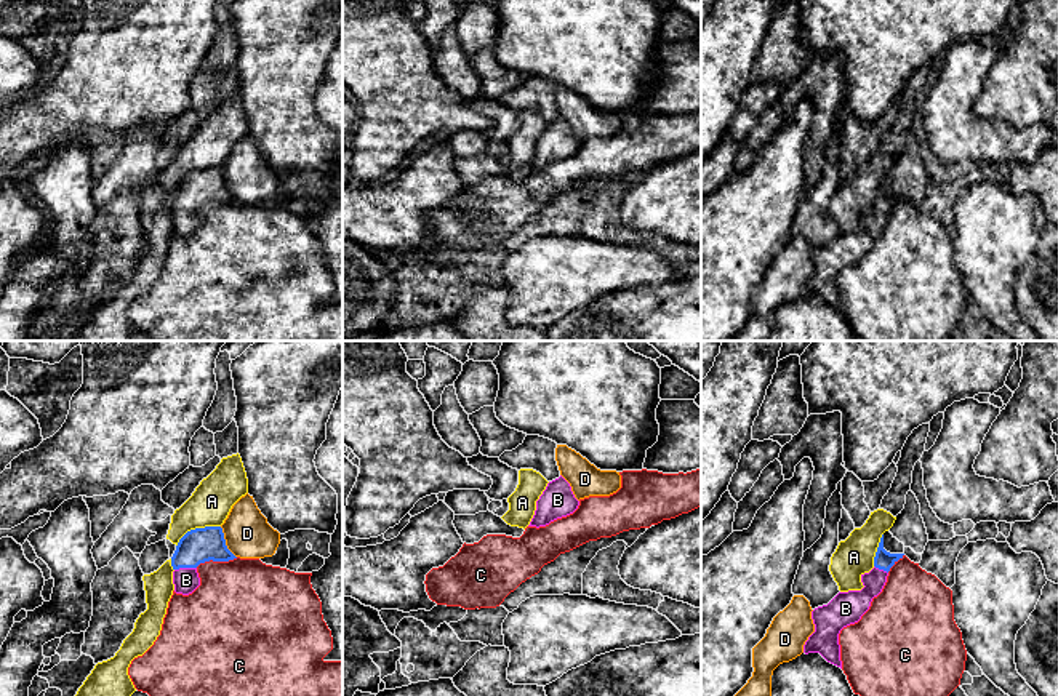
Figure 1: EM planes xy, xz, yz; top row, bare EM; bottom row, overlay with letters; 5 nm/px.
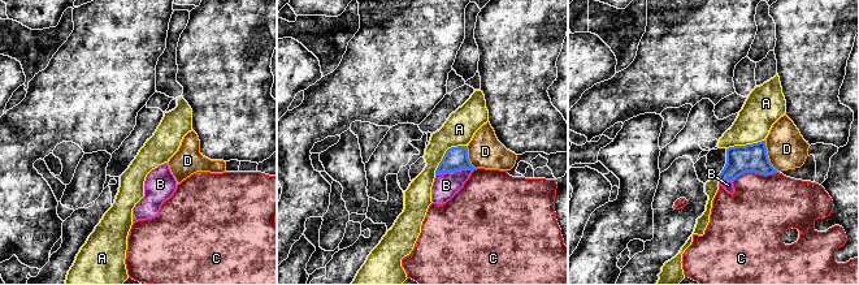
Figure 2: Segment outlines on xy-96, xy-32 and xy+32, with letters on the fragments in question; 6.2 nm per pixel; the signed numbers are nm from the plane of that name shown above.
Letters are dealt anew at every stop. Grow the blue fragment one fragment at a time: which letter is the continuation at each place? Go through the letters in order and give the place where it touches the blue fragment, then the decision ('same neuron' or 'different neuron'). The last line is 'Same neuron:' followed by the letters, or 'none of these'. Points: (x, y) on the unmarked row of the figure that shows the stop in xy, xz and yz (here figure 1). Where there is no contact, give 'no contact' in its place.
A: xy (196, 170) | different neuron
B: xy (184, 208) | same neuron
C: xy (216, 202) | different neuron
D: xy (224, 184) | different neuron
Same neuron: B

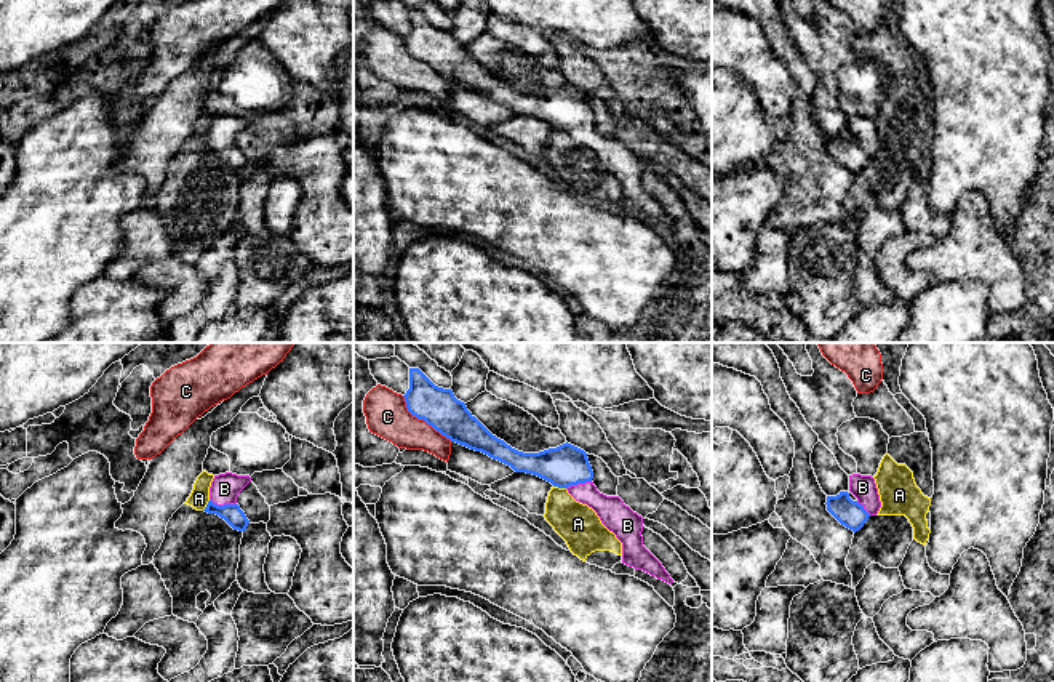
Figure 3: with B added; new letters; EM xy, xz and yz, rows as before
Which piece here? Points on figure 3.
A: xz (560, 128) | different neuron
B: xy (224, 146) | same neuron
C: xz (423, 60) | different neuron
Same neuron: B

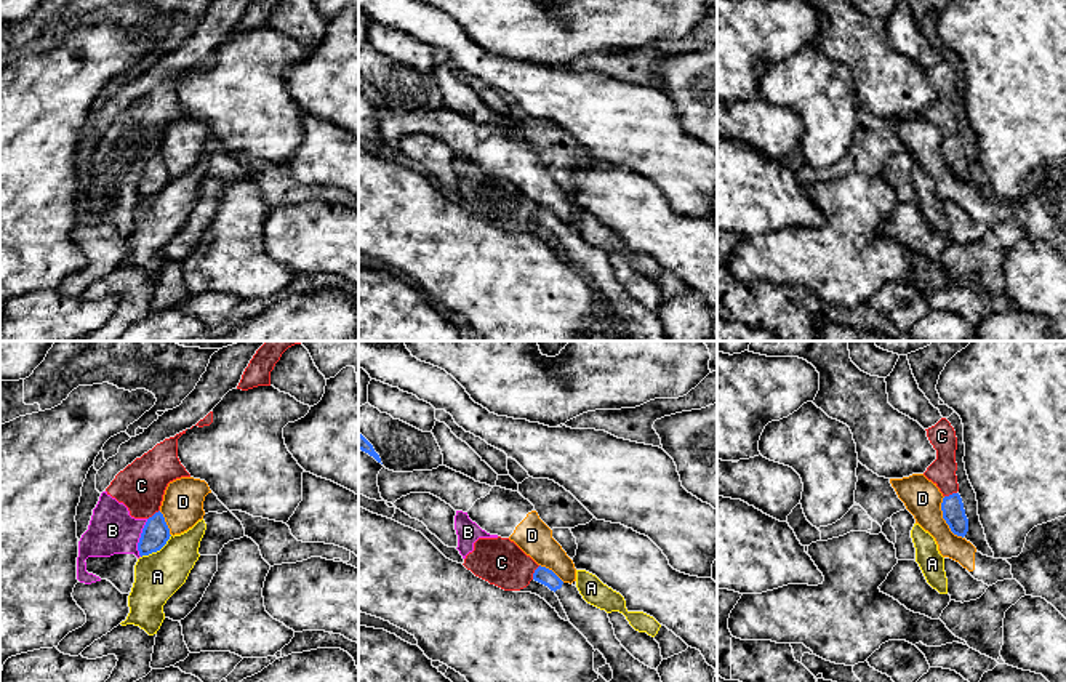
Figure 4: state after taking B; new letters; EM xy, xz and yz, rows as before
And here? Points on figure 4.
A: xy (157, 191) | different neuron
B: xy (140, 180) | different neuron
C: xz (535, 213) | different neuron
D: yz (943, 159) | different neuron
Same neuron: none of these

